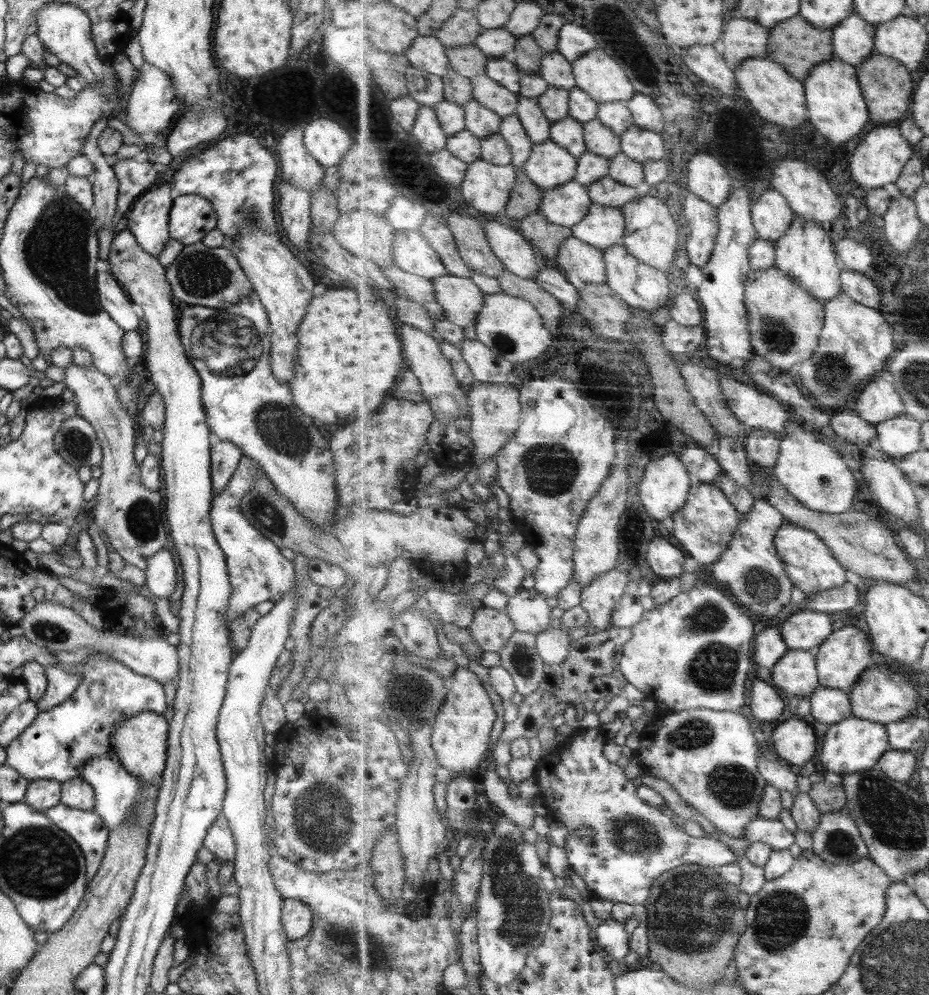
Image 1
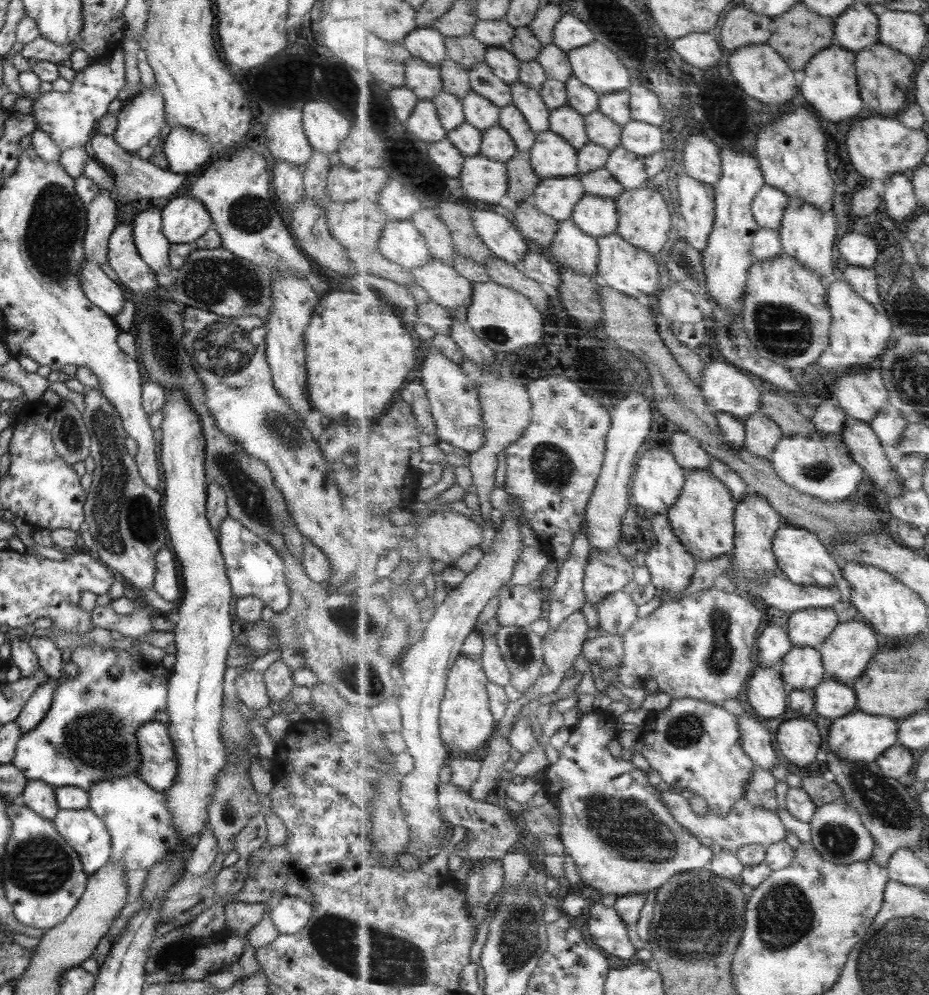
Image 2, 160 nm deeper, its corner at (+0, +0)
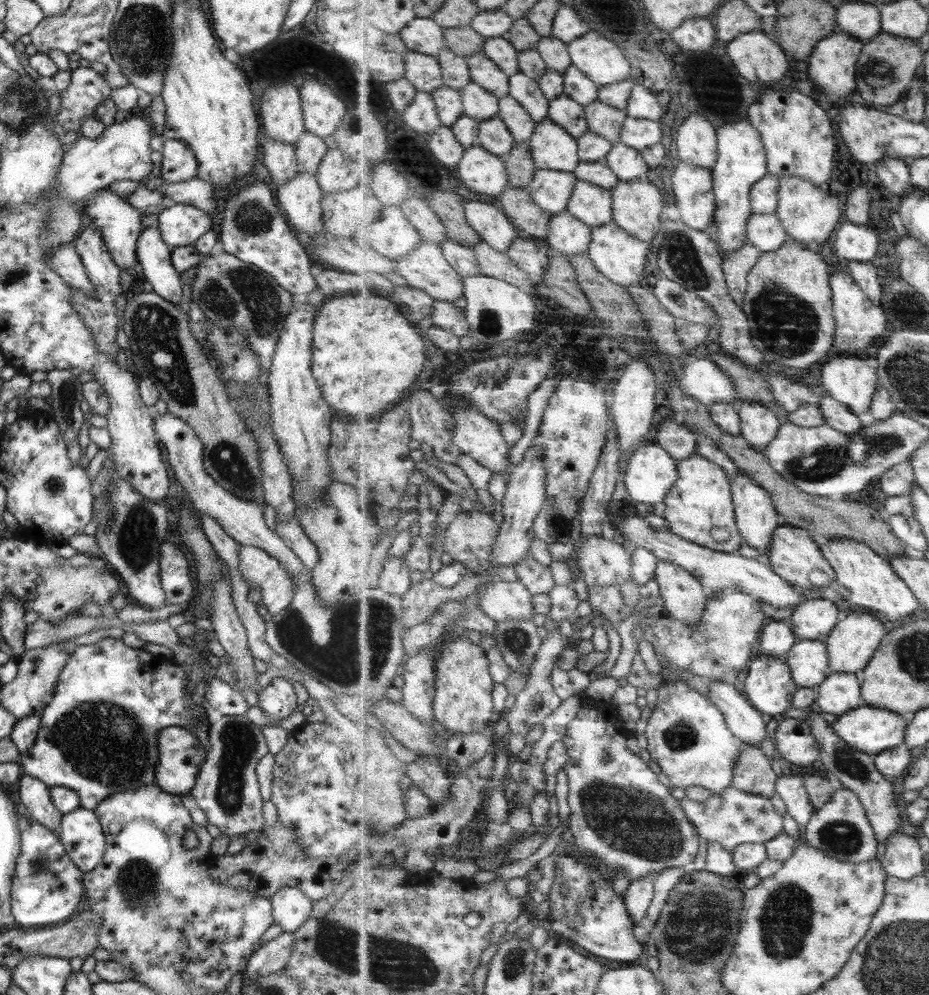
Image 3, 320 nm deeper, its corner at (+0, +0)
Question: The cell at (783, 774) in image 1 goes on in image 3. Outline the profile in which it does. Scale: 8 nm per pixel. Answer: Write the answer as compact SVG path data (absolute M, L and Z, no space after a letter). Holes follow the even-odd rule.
M714 680L709 682L710 699L724 713L728 728L739 737L744 744L761 746L767 734L767 724L761 711L748 699L739 694L732 682Z

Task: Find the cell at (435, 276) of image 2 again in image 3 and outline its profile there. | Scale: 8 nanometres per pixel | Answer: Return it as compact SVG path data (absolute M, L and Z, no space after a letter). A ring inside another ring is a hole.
M423 240L414 251L397 259L395 264L396 273L405 278L407 284L427 292L437 301L451 303L464 296L464 278L451 266L438 244Z

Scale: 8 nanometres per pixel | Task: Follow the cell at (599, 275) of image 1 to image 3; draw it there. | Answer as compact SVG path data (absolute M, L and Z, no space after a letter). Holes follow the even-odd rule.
M567 209L552 215L545 242L555 253L570 257L585 254L592 243L592 229Z

